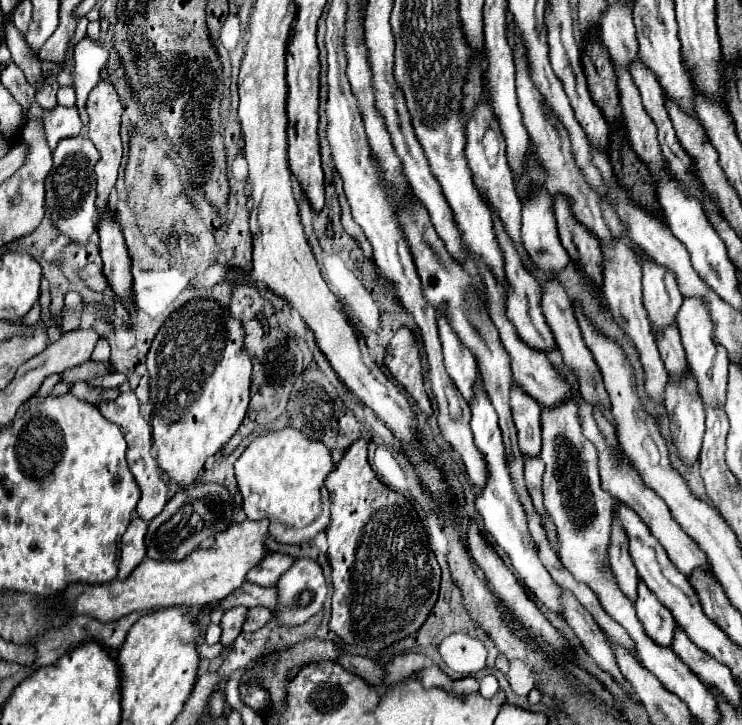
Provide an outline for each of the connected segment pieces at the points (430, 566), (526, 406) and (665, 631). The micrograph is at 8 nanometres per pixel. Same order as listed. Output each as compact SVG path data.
M361 438L351 444L337 468L325 480L331 496L331 524L327 526L329 562L333 580L333 608L329 628L347 644L369 650L383 650L415 634L431 614L441 582L439 562L429 546L427 532L413 504L385 486L367 462L367 442Z
M521 388L511 390L513 420L519 432L519 448L527 458L539 458L541 454L541 406L525 394Z
M643 580L639 582L639 598L635 602L635 608L637 608L637 618L643 624L645 634L655 644L671 648L677 622L671 616L671 612L657 600L657 596L647 588L647 584L643 584Z

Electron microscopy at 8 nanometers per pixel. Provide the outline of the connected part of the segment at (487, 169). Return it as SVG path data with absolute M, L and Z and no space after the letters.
M483 96L479 100L479 108L475 108L475 116L471 116L471 120L467 122L465 154L473 174L475 188L479 190L481 198L487 202L489 208L497 210L499 220L503 222L503 228L511 236L511 240L521 244L521 202L515 194L515 180L511 176L511 170L507 168L503 134L499 132L499 124L495 124L495 116L487 112L487 104L483 104Z

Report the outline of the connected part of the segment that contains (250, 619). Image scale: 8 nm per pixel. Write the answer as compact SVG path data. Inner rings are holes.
M255 606L247 610L245 622L243 622L243 632L255 632L263 628L271 620L271 610L265 606Z

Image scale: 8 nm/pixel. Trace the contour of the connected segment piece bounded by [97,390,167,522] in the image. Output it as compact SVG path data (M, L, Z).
M127 390L127 392L121 392L113 402L99 402L97 408L101 410L101 414L107 420L119 424L119 428L123 432L127 442L127 463L133 472L133 476L135 476L135 480L137 480L137 484L139 484L139 488L141 488L141 500L137 504L137 516L143 518L145 522L151 522L167 504L167 484L163 482L161 470L159 470L157 462L151 454L153 441L149 437L152 437L152 429L139 410L139 400L133 390Z

